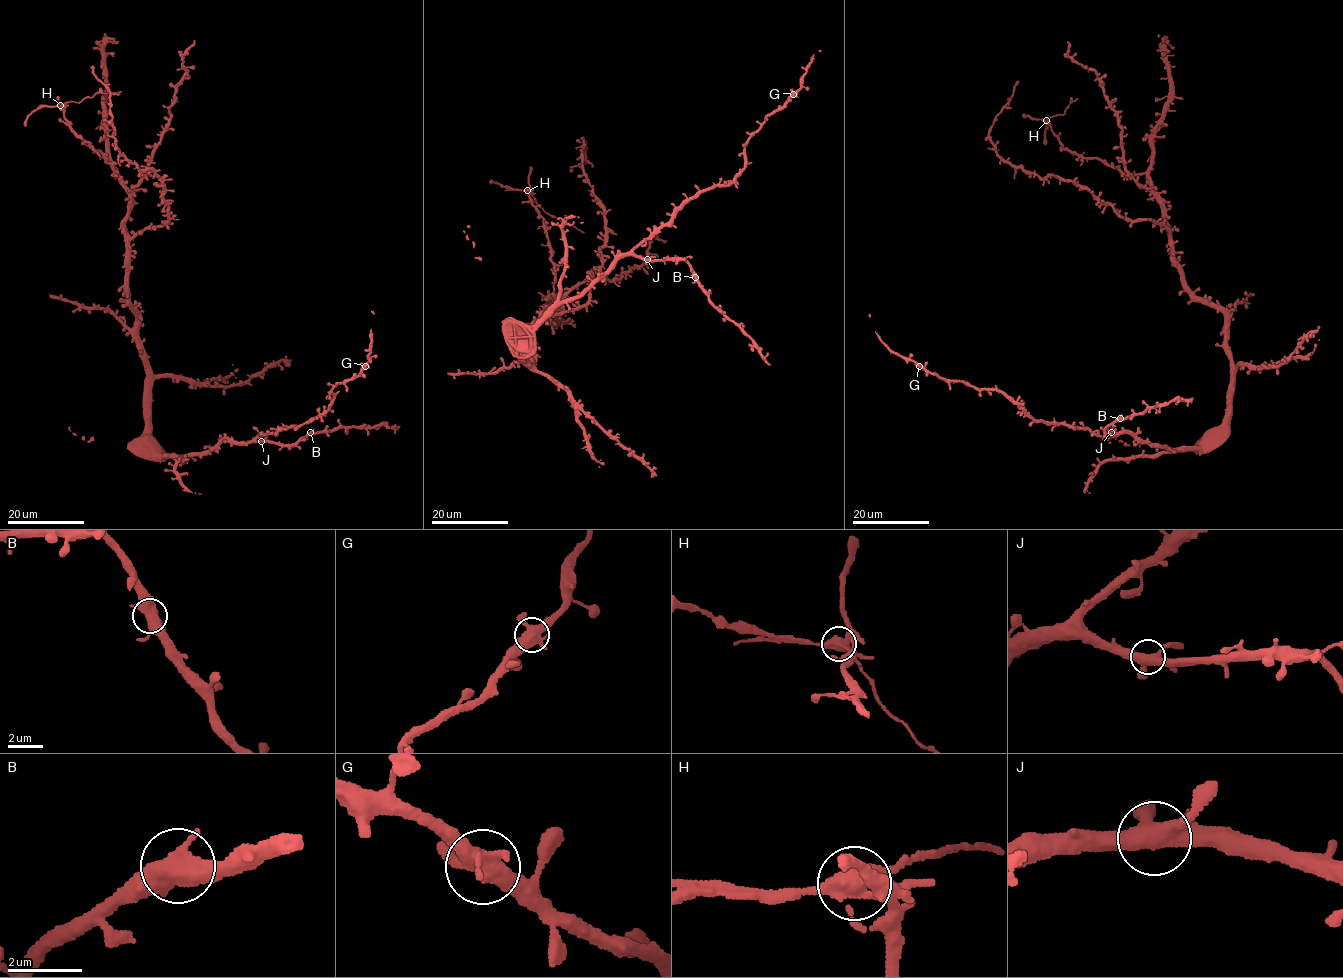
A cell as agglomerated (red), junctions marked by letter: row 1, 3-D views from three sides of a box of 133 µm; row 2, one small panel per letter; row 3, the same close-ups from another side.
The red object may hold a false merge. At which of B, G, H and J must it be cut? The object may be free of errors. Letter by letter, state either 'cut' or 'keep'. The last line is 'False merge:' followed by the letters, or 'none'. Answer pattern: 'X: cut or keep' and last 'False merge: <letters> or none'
B: keep
G: keep
H: cut
J: keep
False merge: H

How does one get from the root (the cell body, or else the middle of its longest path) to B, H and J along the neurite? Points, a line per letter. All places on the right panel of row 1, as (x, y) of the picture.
B: (1228, 395), (1225, 425), (1200, 447), (1150, 445), (1125, 433), (1105, 433), (1108, 426), (1120, 418)
H: (1228, 395), (1224, 314), (1186, 286), (1152, 182), (1071, 153), (1046, 121)
J: (1228, 395), (1225, 425), (1200, 447), (1150, 445), (1125, 433), (1112, 435), (1109, 434), (1111, 432)

